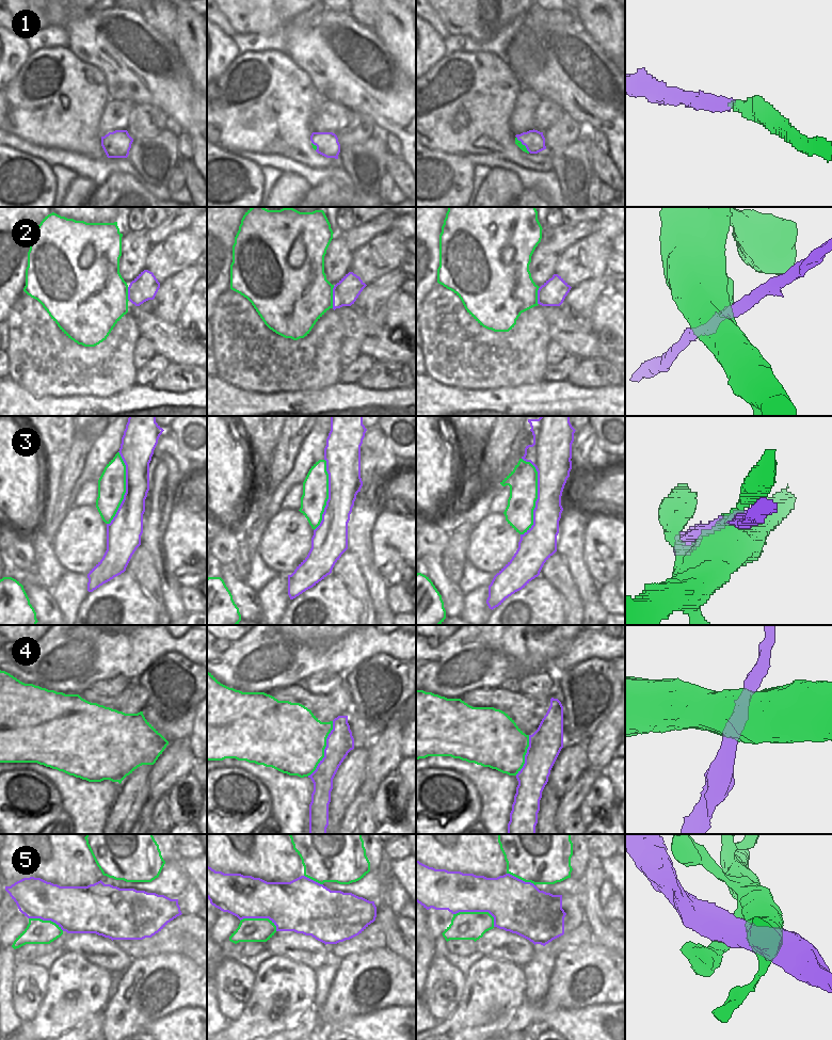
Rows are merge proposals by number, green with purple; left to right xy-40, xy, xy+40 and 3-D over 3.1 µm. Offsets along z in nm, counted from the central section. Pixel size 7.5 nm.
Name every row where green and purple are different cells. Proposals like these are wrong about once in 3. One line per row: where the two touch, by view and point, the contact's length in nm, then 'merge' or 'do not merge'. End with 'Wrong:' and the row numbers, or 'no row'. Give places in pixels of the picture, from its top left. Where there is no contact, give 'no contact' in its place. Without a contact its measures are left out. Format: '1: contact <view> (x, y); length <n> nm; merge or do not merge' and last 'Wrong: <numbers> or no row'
1: contact xy+40 (522, 144); length 160 nm; merge
2: contact xy (332, 297); length 170 nm; do not merge
3: contact xy+40 (537, 495); length 600 nm; do not merge
4: contact xy (324, 748); length 460 nm; merge
5: contact xy+40 (478, 912); length 320 nm; do not merge
Wrong: 2, 3, 5

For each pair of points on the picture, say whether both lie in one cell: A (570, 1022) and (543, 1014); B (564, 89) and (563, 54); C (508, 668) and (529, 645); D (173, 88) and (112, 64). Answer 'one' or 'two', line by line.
A: one
B: one
C: two
D: one

